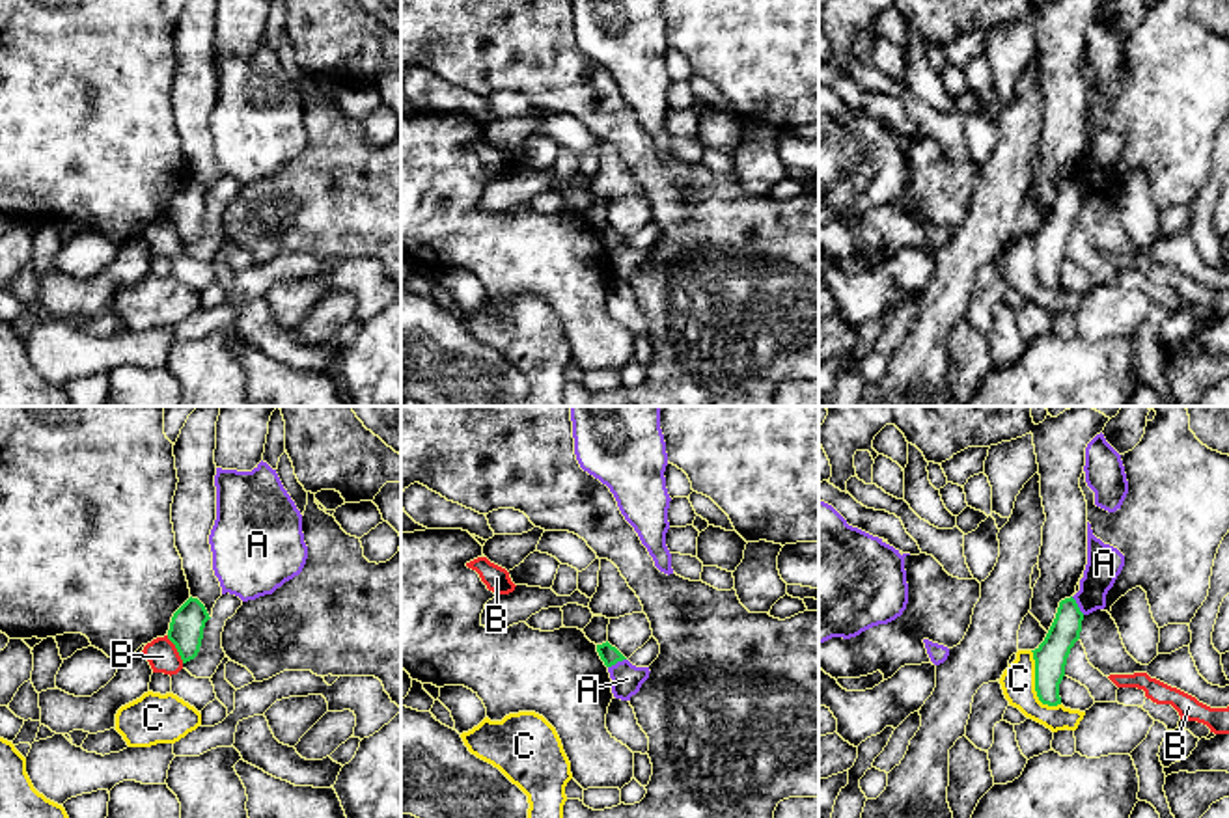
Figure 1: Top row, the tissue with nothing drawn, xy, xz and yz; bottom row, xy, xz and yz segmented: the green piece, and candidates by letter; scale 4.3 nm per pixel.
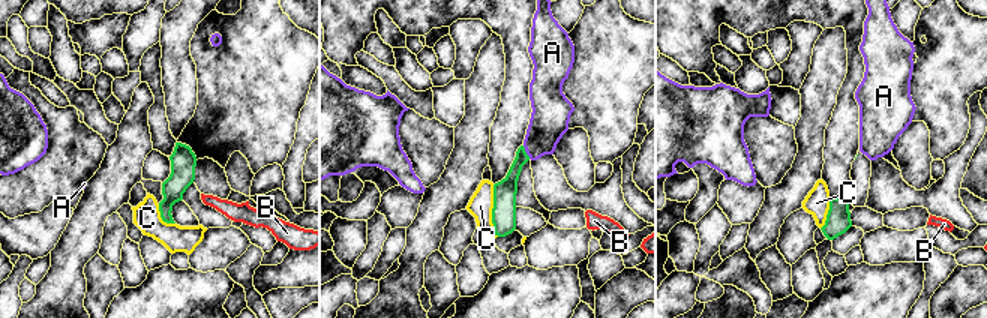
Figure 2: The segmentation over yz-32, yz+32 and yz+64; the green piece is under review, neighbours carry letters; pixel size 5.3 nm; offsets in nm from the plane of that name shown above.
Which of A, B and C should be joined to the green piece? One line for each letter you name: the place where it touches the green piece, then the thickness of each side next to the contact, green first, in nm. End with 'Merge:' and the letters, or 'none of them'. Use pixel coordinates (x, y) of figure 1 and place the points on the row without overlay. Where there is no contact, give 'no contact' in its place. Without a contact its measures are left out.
Merge: none of them

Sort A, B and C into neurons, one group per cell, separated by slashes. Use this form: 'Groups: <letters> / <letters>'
Groups: A / B / C

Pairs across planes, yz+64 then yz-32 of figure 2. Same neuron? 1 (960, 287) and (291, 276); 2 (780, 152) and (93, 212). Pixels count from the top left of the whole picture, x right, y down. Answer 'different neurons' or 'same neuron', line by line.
1: different neurons
2: different neurons

